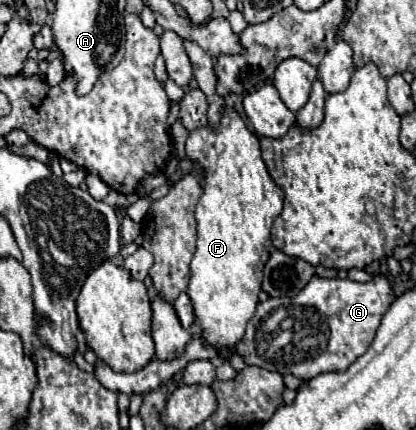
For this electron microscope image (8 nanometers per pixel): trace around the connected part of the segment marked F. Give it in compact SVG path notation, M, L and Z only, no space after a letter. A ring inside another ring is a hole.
M231 107L221 109L221 121L217 129L199 127L189 133L185 151L187 159L203 169L203 195L195 208L197 219L197 251L191 261L191 281L187 295L193 301L195 321L201 325L201 335L207 343L219 349L227 359L229 349L245 335L245 325L255 313L257 295L261 291L263 265L269 259L271 249L271 225L283 209L283 191L275 185L261 159L259 137L247 127L245 119Z

